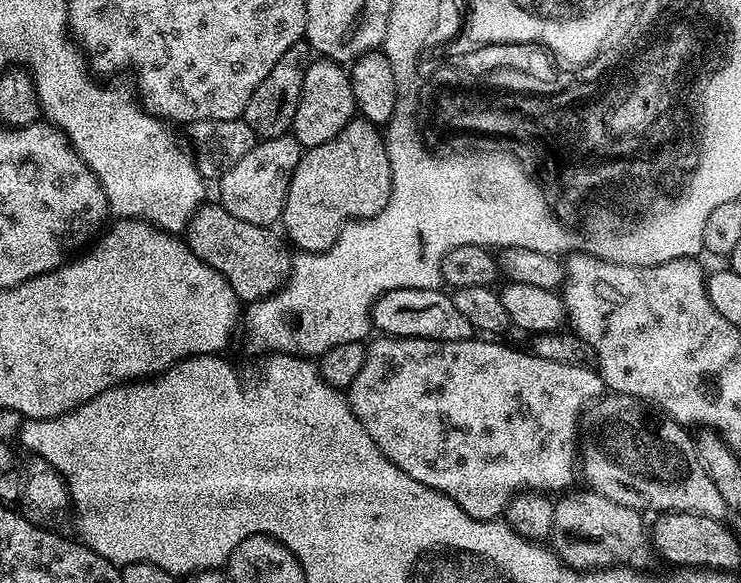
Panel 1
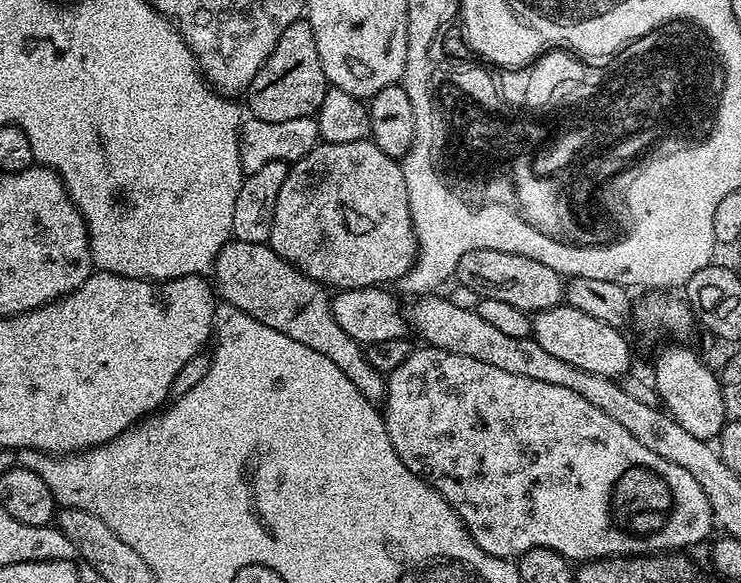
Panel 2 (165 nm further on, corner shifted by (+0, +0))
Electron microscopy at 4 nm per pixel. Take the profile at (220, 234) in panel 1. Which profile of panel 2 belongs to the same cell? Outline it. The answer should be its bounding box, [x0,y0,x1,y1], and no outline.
[214,238,385,405]

